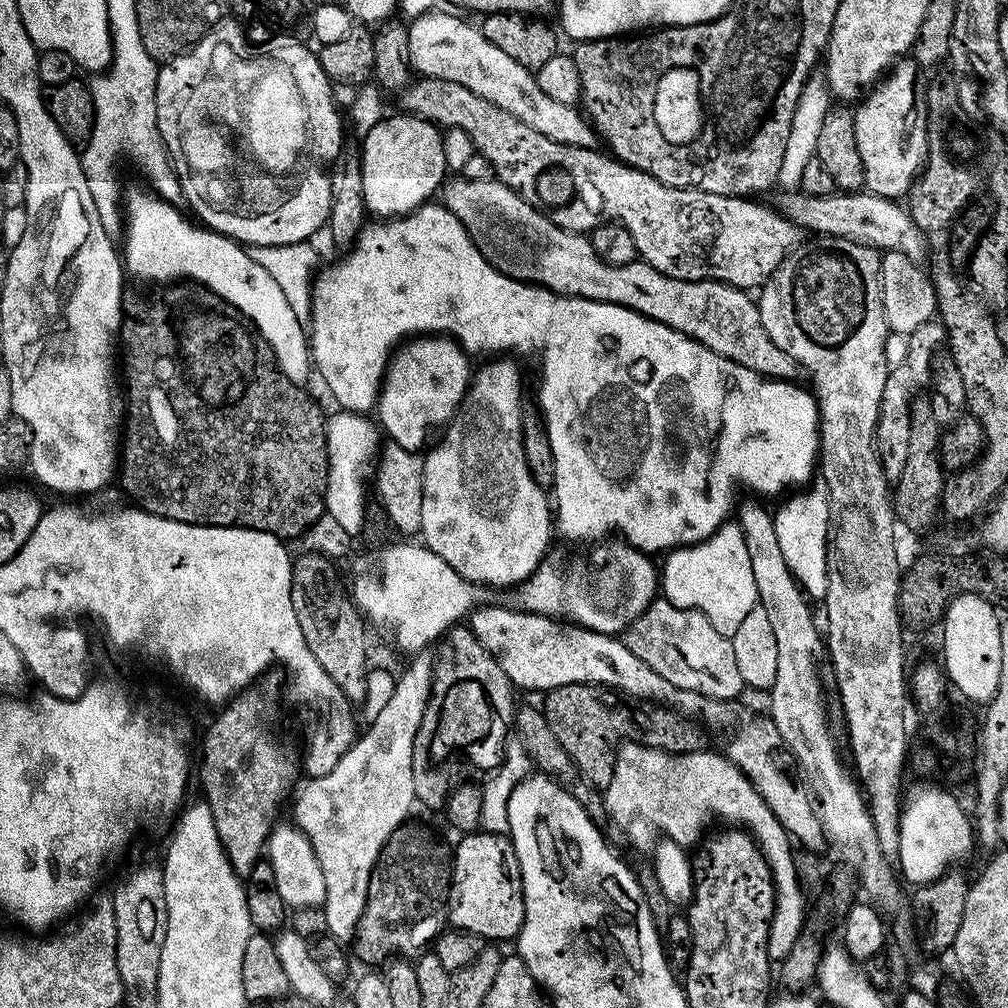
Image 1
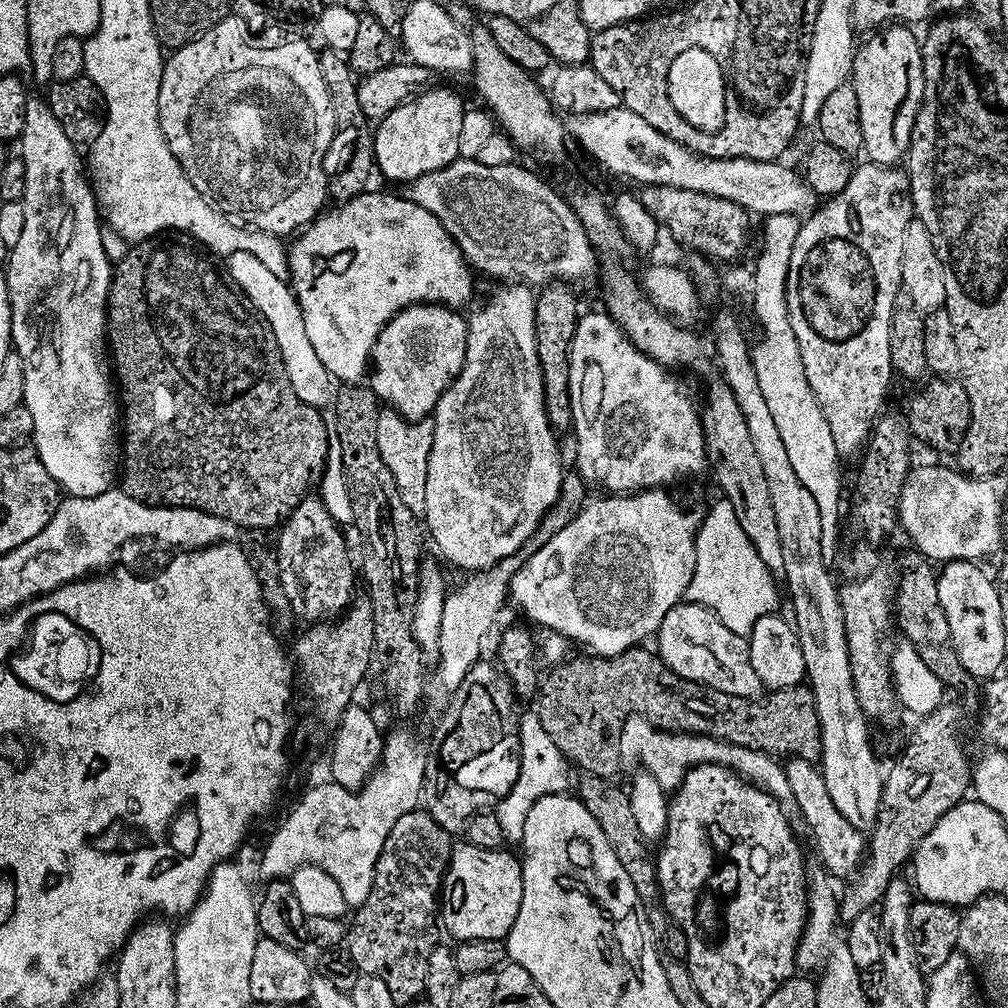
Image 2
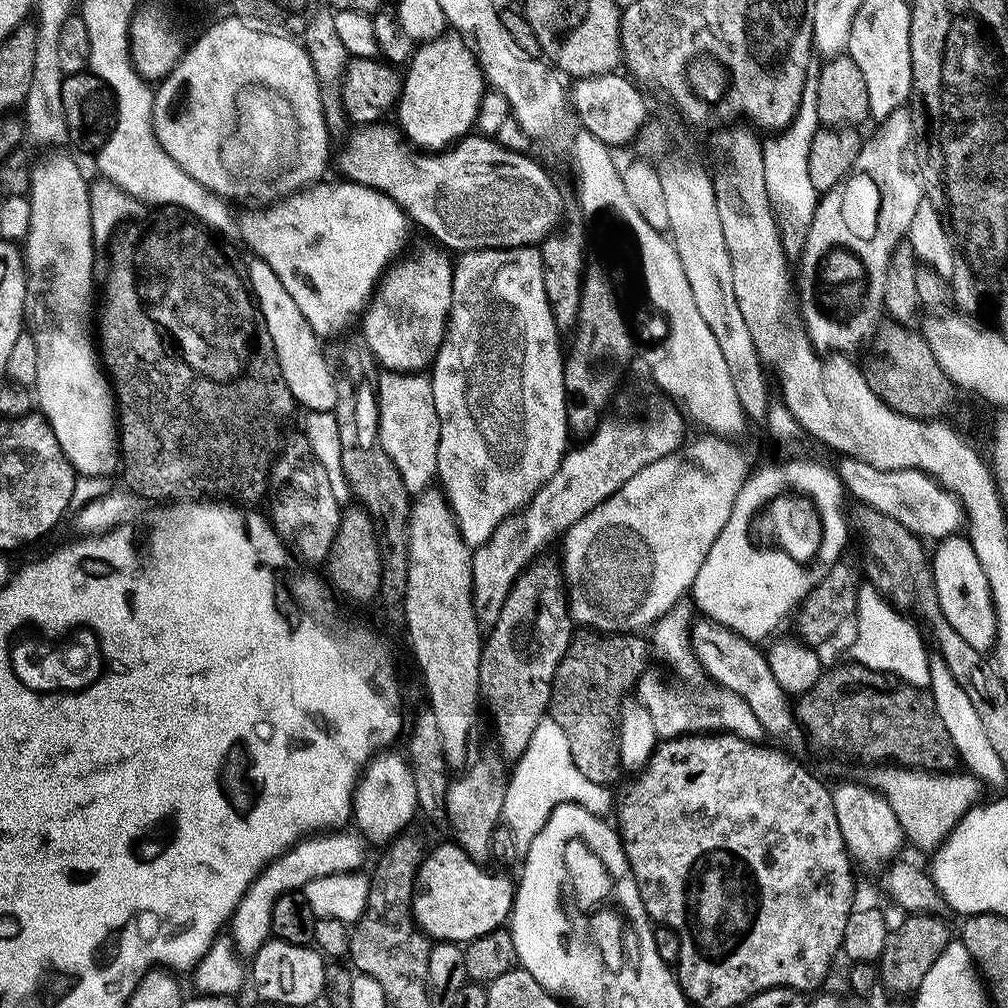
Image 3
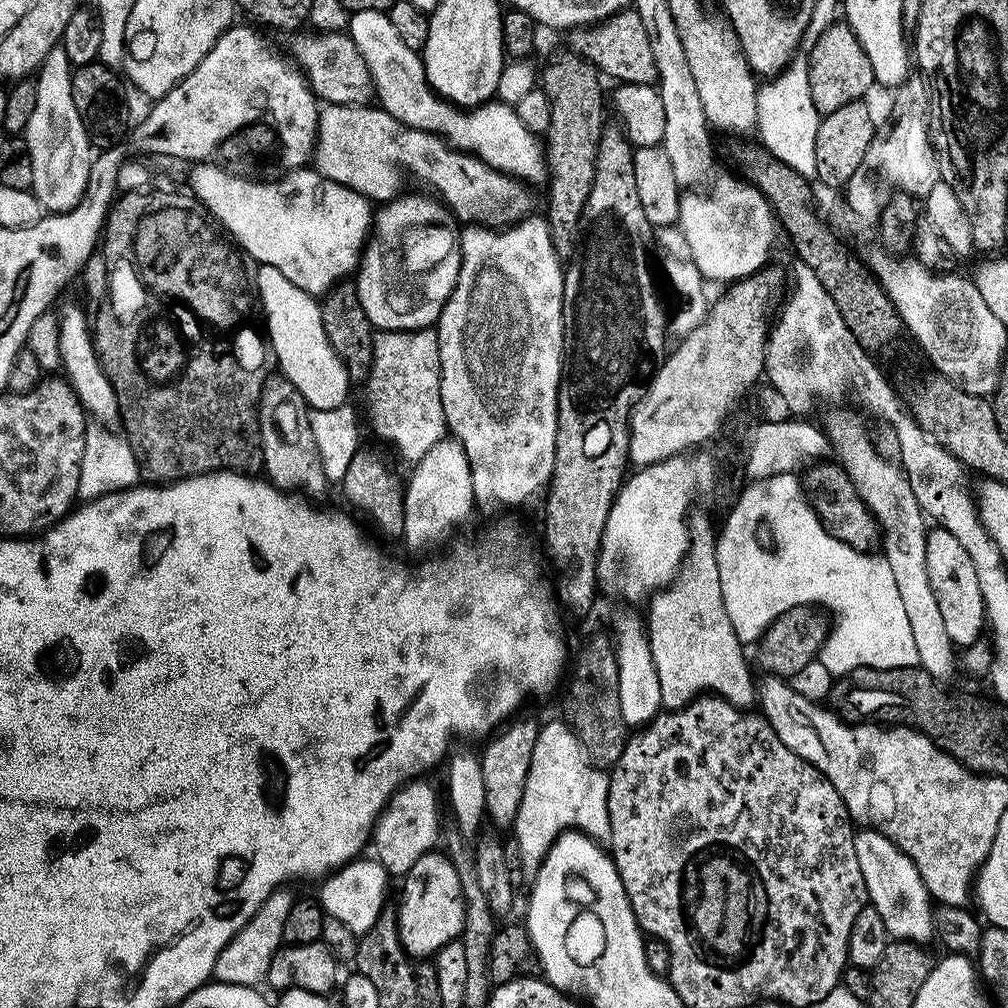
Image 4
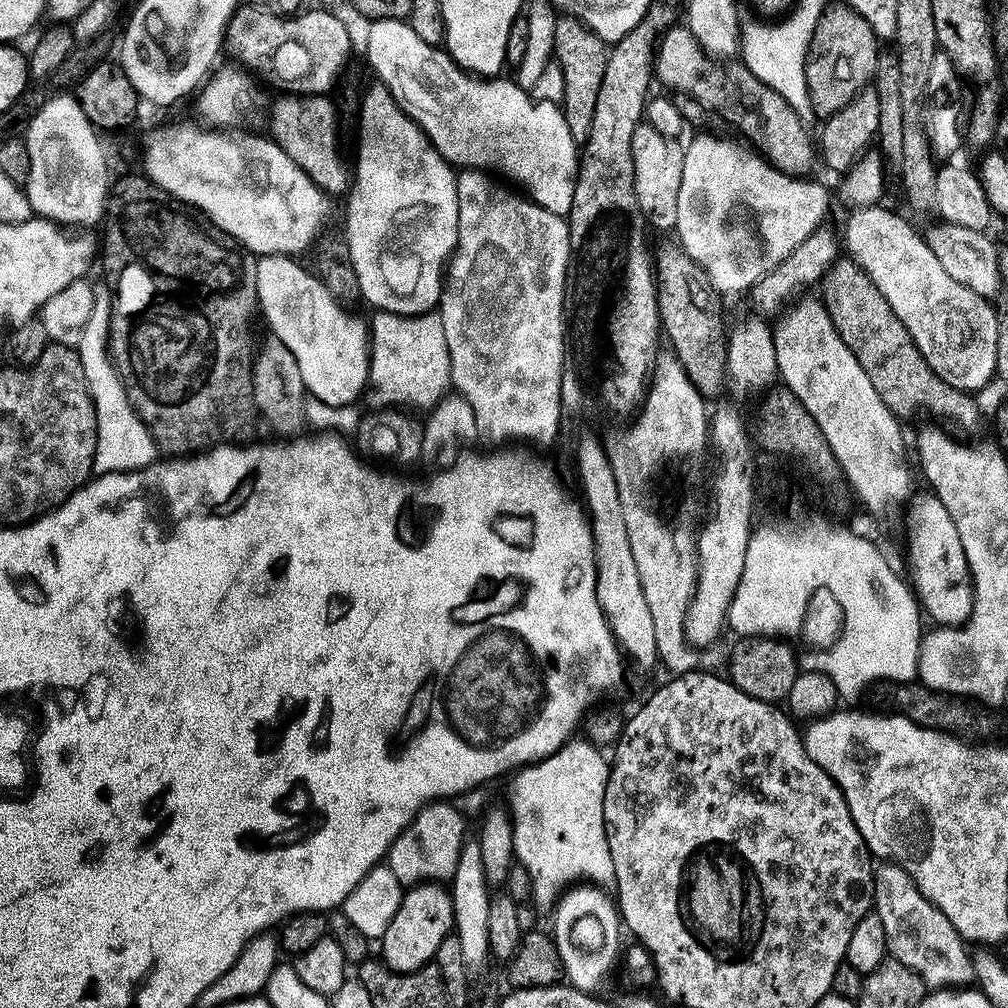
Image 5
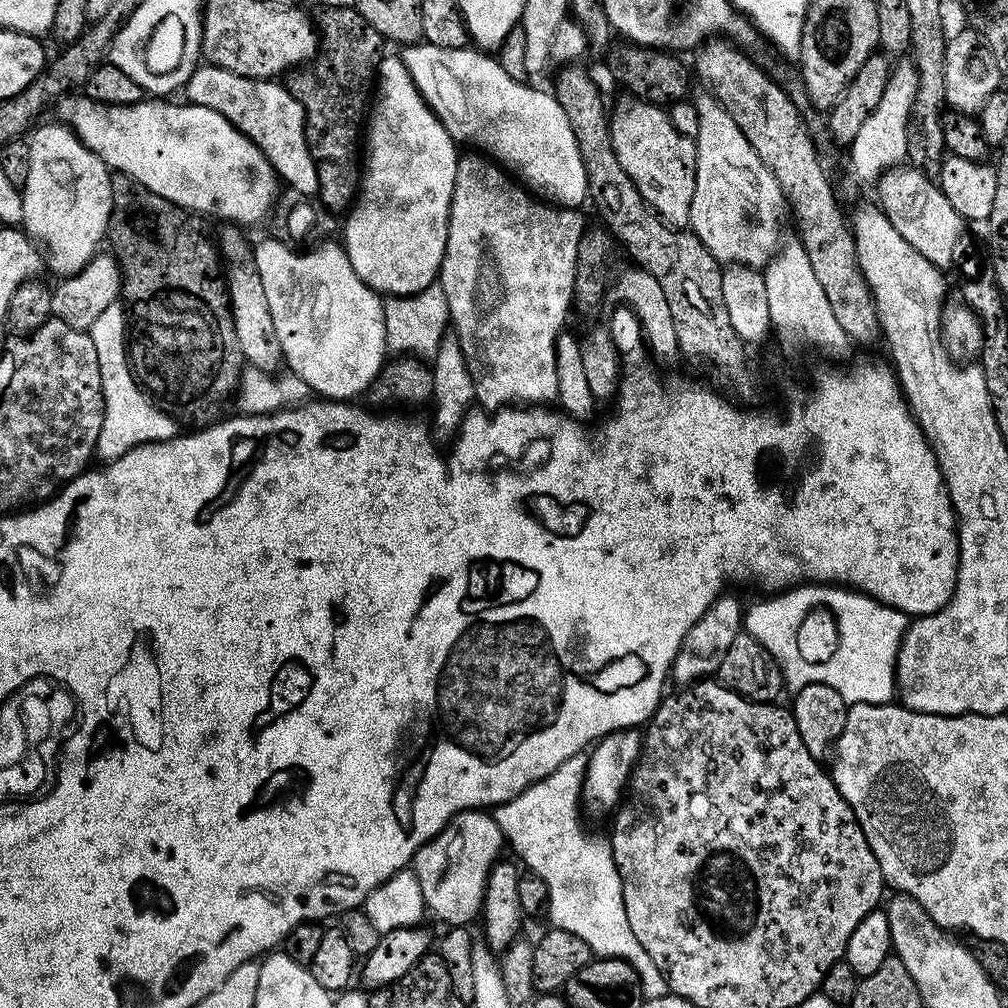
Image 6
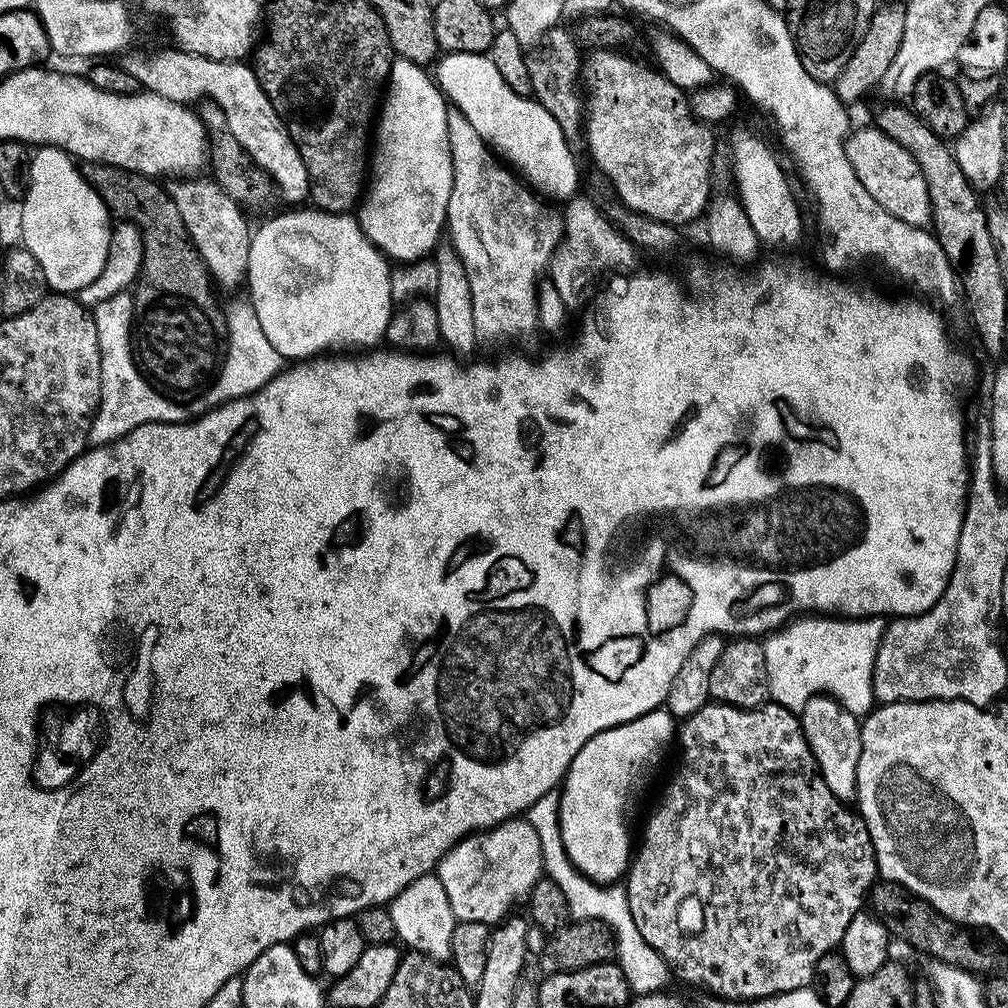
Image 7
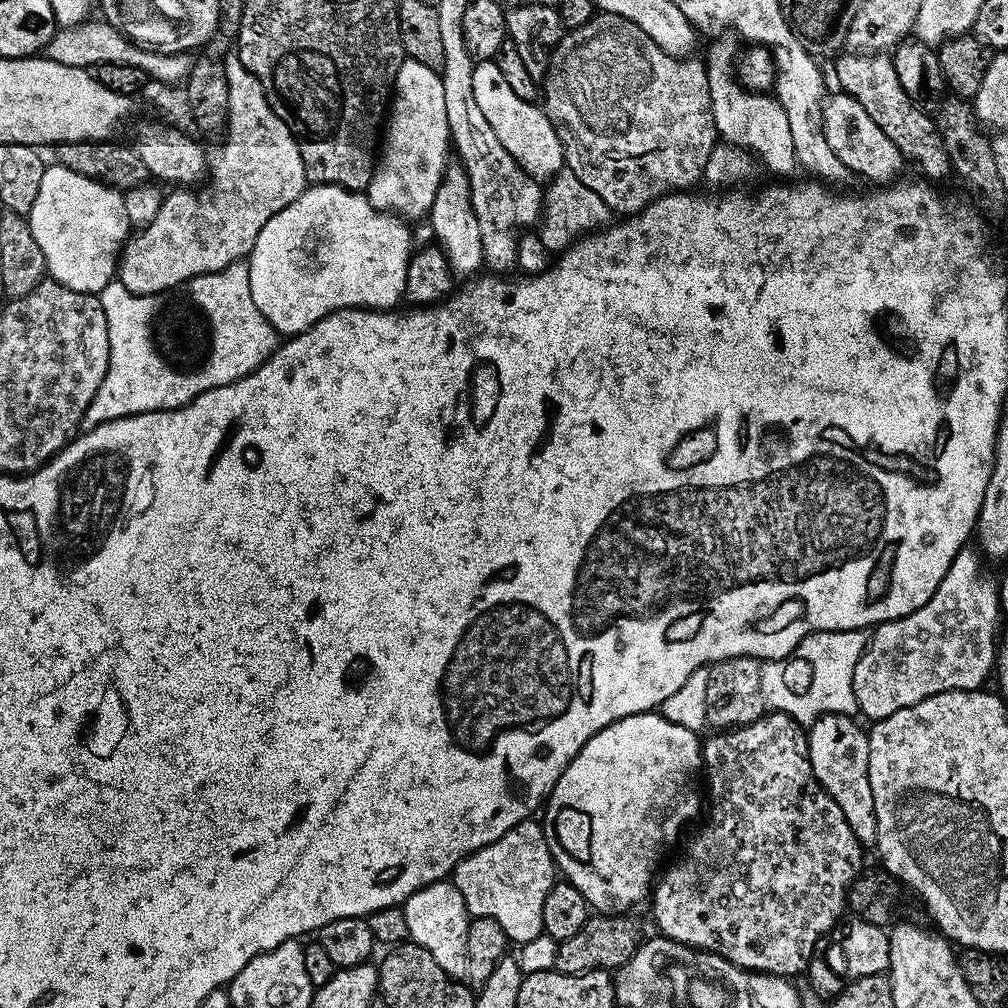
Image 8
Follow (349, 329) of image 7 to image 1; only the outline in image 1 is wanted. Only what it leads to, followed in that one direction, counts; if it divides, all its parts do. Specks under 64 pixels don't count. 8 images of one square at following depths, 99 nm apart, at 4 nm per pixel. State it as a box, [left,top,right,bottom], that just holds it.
[122,190,314,386]

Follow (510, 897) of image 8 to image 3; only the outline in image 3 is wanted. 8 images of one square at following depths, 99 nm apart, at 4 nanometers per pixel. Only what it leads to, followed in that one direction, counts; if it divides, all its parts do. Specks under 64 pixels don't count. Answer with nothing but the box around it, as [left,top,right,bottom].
[352,750,418,846]

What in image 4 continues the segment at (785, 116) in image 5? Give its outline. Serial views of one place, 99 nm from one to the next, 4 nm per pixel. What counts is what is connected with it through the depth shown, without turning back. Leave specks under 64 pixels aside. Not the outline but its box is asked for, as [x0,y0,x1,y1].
[571,10,657,84]

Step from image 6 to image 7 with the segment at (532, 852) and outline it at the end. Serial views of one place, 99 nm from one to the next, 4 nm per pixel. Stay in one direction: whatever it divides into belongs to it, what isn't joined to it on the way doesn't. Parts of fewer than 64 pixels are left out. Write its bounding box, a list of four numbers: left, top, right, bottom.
[526,790,669,996]

